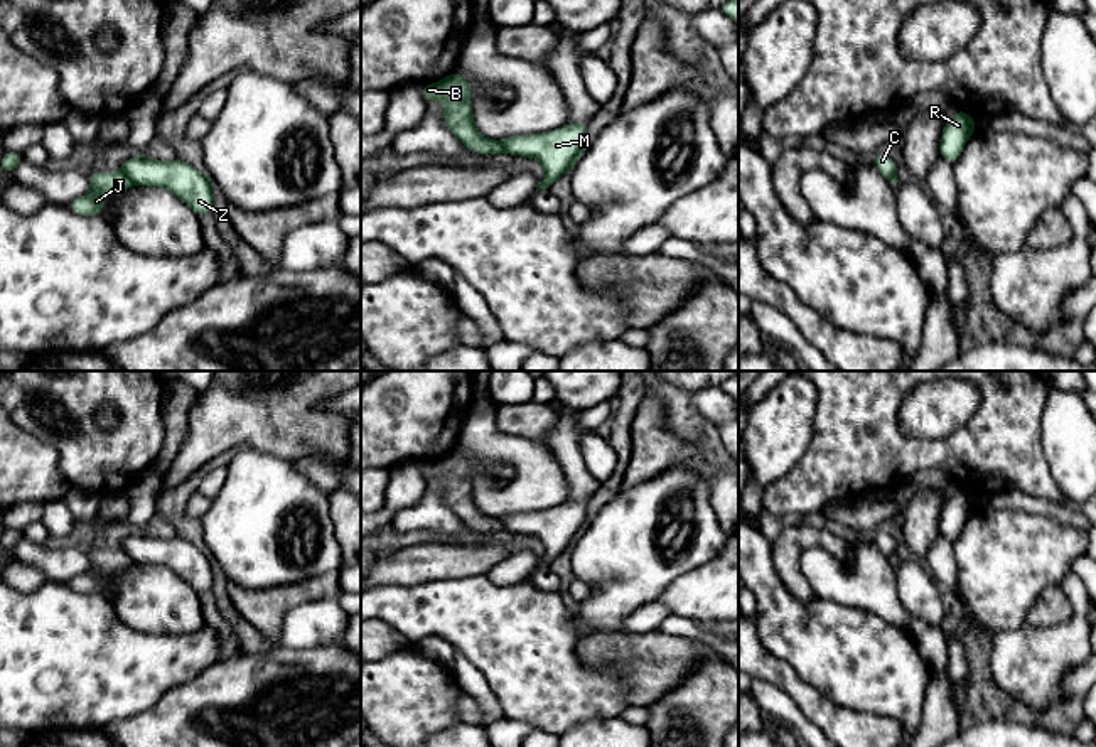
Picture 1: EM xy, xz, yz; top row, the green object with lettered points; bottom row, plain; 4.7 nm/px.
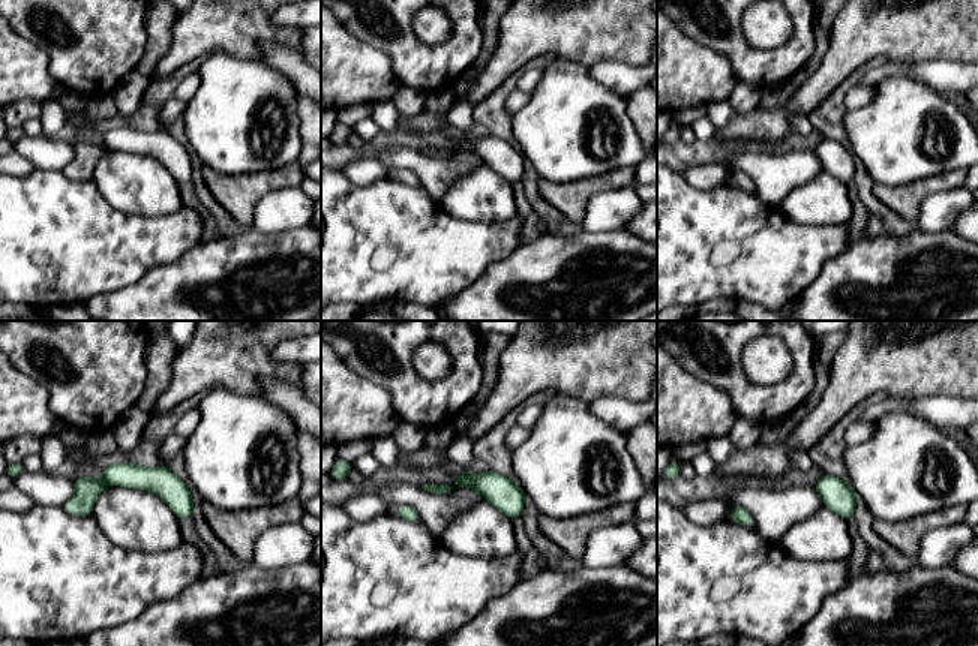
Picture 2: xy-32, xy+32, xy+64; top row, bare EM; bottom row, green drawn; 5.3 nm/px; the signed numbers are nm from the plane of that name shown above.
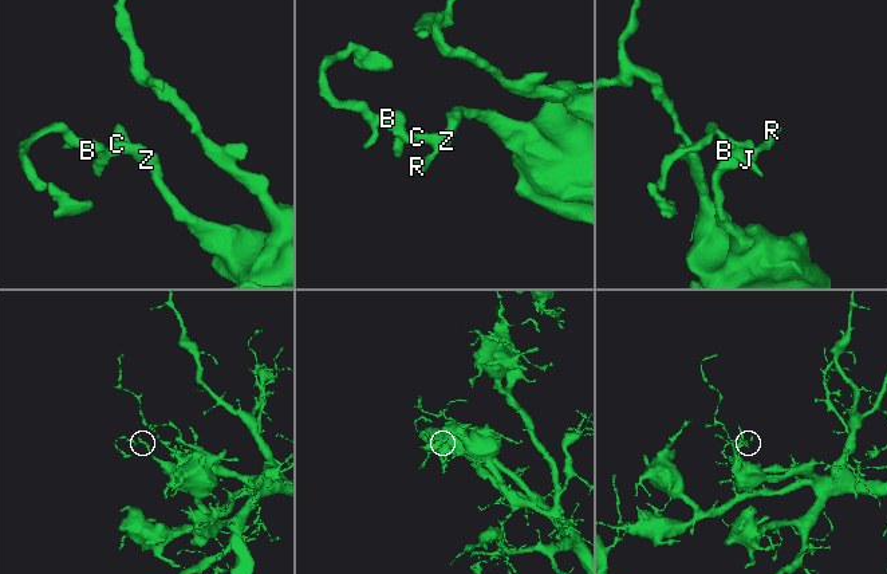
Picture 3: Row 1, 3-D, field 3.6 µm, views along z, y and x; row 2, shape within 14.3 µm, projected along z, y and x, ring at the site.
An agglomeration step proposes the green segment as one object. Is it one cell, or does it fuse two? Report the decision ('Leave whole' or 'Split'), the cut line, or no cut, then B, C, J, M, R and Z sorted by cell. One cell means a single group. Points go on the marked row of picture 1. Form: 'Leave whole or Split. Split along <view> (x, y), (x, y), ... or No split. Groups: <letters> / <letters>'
Split. Split along xy (118, 172), (134, 182). Groups: B J / C M R Z

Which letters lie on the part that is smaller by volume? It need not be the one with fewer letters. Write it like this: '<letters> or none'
B, J

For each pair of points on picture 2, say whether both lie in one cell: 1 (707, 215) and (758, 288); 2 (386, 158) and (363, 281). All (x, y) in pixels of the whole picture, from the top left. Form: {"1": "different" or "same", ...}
{"1": "same", "2": "different"}

